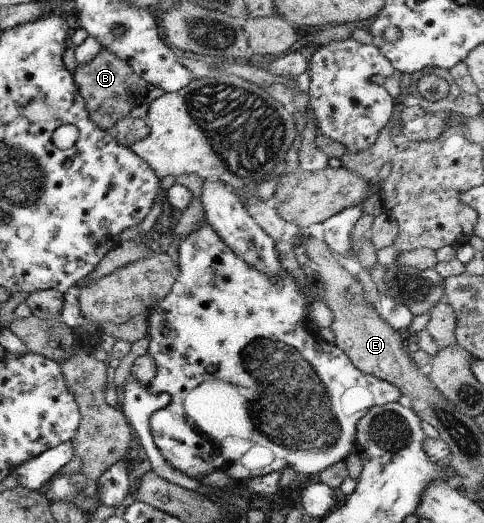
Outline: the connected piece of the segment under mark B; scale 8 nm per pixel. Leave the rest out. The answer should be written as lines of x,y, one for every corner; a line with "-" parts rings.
101,48
86,64
77,64
71,75
78,88
78,94
84,100
88,118
103,131
111,131
115,122
127,116
135,106
149,105
154,99
165,94
164,90
144,82
126,62
108,52
106,48

